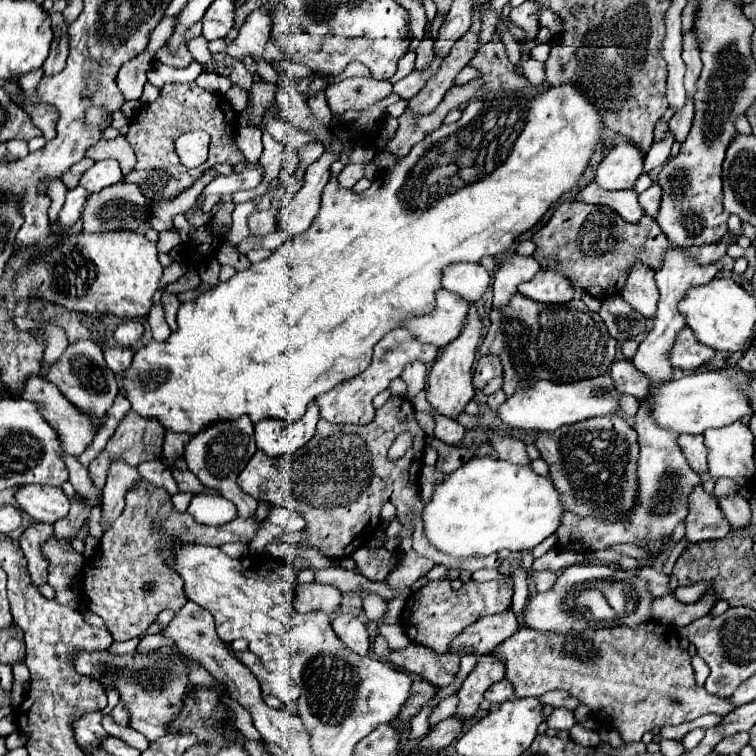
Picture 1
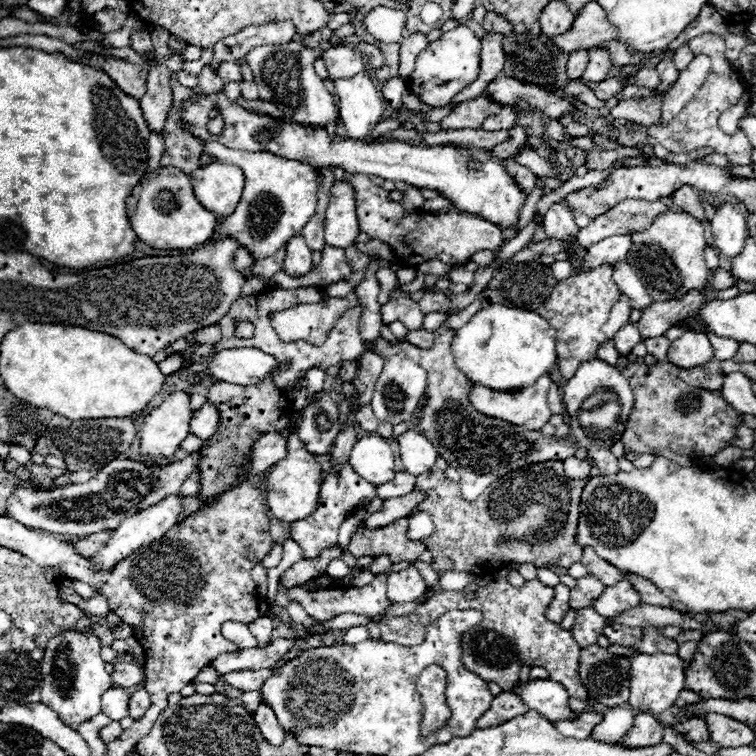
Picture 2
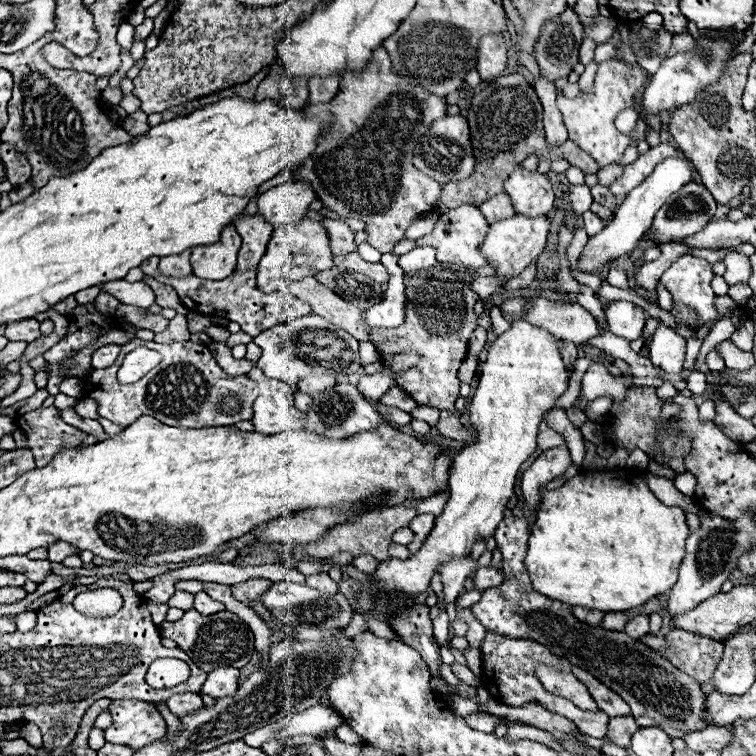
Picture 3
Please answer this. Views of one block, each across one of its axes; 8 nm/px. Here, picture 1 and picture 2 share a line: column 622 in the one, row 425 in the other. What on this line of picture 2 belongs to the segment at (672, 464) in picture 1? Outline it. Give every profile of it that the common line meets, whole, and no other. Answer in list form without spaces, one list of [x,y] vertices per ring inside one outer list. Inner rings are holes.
[[[544,374],[532,386],[522,388],[522,390],[514,390],[514,392],[498,392],[498,390],[492,390],[488,386],[474,384],[470,394],[468,394],[468,400],[470,400],[470,404],[478,412],[482,412],[486,416],[506,420],[506,422],[510,422],[514,426],[524,426],[524,428],[530,428],[530,430],[540,430],[550,420],[550,410],[548,410],[548,404],[546,404],[546,394],[548,394],[550,384],[552,384],[550,374]]]

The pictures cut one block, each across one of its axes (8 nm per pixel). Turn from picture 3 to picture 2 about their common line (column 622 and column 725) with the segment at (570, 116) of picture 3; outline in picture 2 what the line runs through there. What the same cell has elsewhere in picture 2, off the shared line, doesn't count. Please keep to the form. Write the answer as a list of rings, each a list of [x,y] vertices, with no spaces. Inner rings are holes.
[[[702,34],[702,36],[696,36],[696,38],[690,40],[690,50],[692,50],[694,56],[706,54],[710,58],[710,74],[706,78],[706,82],[702,84],[702,88],[692,98],[692,102],[688,102],[678,116],[674,116],[666,126],[664,124],[648,126],[648,142],[652,146],[654,144],[662,144],[668,152],[676,152],[676,154],[690,152],[694,148],[710,146],[718,154],[732,156],[732,164],[734,166],[748,166],[748,164],[752,164],[752,160],[750,160],[752,146],[746,140],[746,134],[742,130],[738,130],[738,134],[728,136],[728,134],[724,134],[718,128],[718,116],[726,108],[736,104],[738,98],[742,96],[742,78],[740,78],[740,74],[736,74],[736,78],[732,76],[732,66],[724,58],[724,40],[720,36],[714,36],[714,34]]]

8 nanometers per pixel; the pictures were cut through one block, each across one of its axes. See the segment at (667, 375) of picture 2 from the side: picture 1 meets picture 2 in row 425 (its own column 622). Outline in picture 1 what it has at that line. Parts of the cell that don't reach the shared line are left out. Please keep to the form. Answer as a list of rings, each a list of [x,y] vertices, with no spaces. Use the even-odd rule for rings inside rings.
[[[646,622],[638,628],[604,628],[604,630],[582,630],[574,634],[552,634],[532,628],[520,628],[506,642],[496,646],[490,656],[506,658],[506,680],[514,686],[516,698],[542,696],[548,690],[562,688],[576,696],[584,706],[588,706],[594,716],[618,730],[622,740],[640,742],[644,732],[652,728],[662,728],[666,724],[682,724],[704,714],[728,714],[734,706],[730,700],[714,698],[704,686],[694,682],[694,670],[690,666],[690,656],[678,644],[678,632],[672,626],[662,626],[660,622]]]

